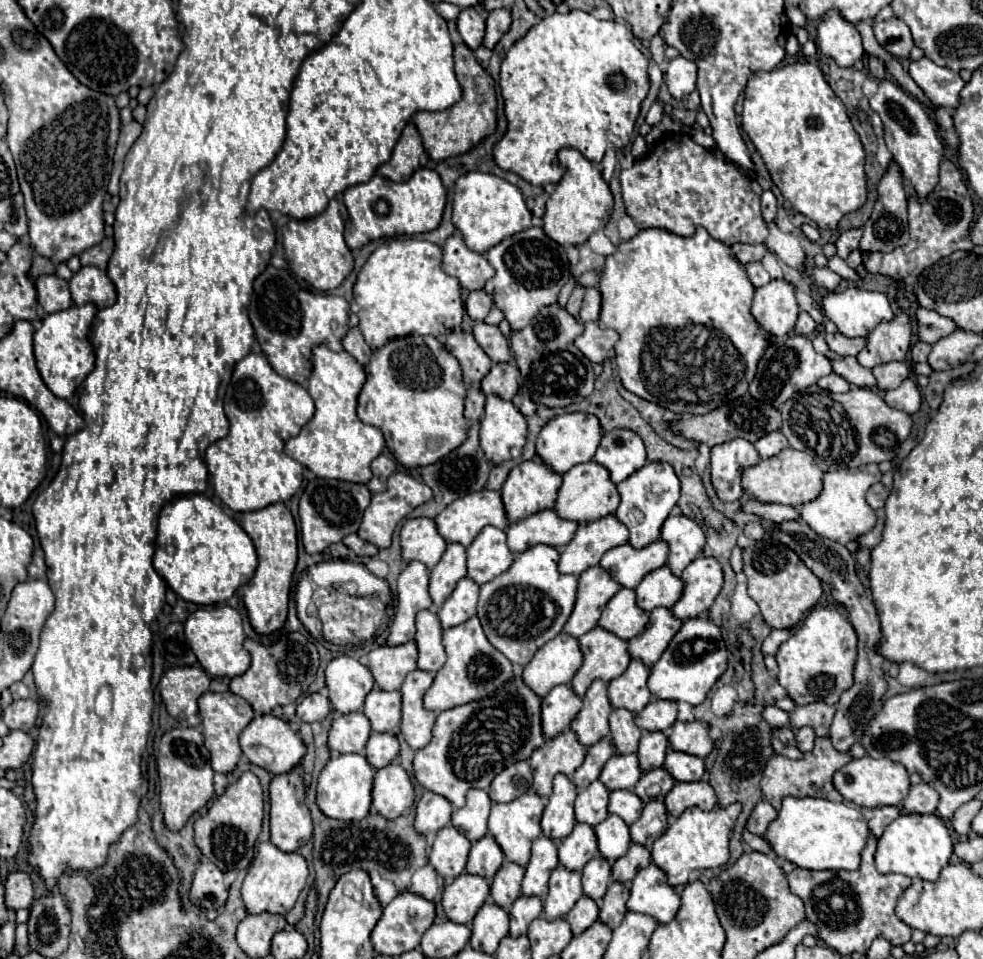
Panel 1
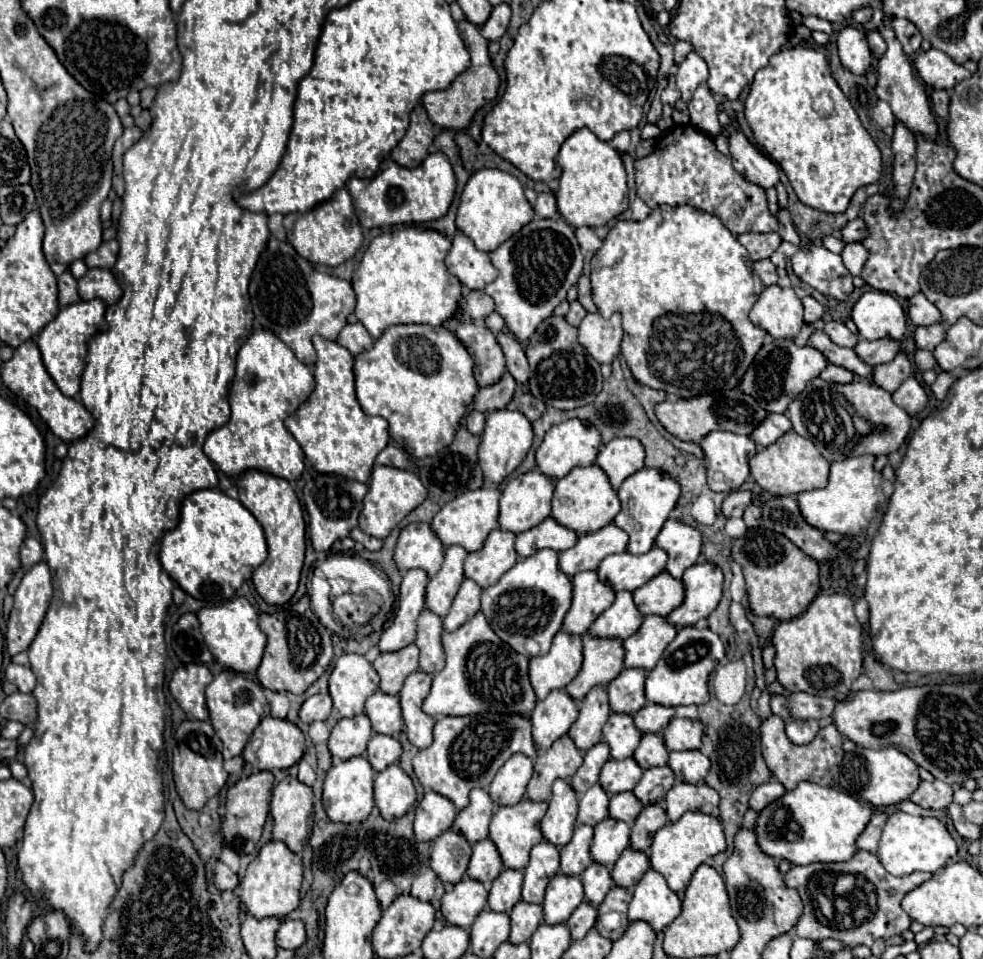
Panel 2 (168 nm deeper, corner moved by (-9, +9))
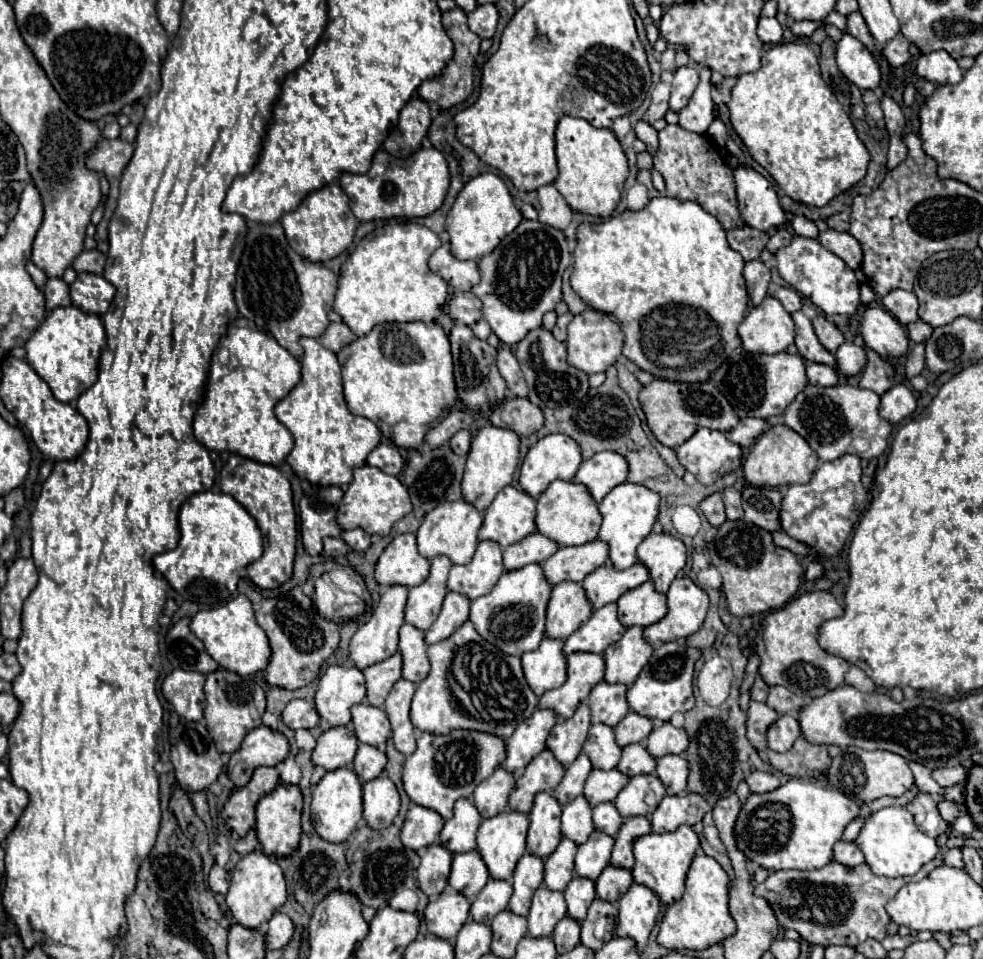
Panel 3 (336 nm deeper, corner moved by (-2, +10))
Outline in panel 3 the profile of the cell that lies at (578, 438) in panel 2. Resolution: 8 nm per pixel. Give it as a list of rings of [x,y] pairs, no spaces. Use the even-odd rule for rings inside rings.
[[[562,434],[544,436],[524,456],[524,462],[520,466],[520,488],[524,492],[528,492],[528,496],[538,498],[550,486],[550,482],[554,482],[554,480],[572,480],[578,466],[580,466],[580,462],[582,462],[580,448],[572,438],[562,436]]]

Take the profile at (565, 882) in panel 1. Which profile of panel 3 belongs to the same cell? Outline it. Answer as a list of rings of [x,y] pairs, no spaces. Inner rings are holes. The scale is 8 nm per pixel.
[[[540,886],[534,892],[530,914],[528,914],[528,932],[532,938],[550,936],[554,926],[566,916],[566,900],[562,892],[548,890]]]

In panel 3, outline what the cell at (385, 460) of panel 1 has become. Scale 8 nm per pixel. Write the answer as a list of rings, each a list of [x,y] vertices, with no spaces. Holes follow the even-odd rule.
[[[380,444],[376,446],[370,454],[368,454],[368,460],[366,460],[368,466],[374,466],[374,468],[380,468],[382,472],[386,474],[392,474],[396,476],[400,470],[402,470],[402,456],[398,452],[398,448],[394,444]]]

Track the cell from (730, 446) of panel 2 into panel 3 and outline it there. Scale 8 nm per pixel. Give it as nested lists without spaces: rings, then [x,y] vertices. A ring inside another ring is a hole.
[[[698,428],[684,444],[676,448],[678,462],[702,484],[730,474],[742,464],[740,446],[732,444],[724,432]]]

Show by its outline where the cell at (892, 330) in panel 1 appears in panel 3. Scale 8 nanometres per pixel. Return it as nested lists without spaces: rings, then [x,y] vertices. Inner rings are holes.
[[[844,342],[836,352],[836,372],[844,376],[856,376],[866,366],[866,350],[856,346],[854,342]]]

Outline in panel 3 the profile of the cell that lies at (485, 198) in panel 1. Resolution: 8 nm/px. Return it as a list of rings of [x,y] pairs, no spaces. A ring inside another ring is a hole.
[[[480,174],[460,190],[452,210],[446,216],[452,256],[458,260],[478,260],[492,252],[520,222],[522,214],[516,210],[506,184],[496,174]]]

